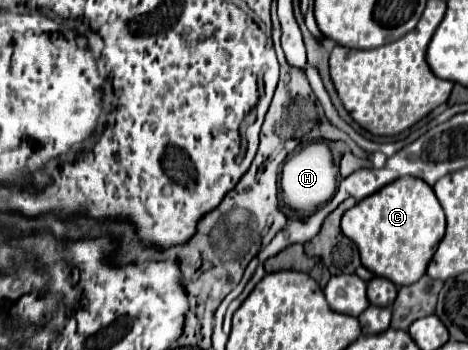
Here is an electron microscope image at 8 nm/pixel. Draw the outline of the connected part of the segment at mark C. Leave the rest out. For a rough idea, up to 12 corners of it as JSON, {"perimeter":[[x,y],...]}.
{"perimeter":[[401,177],[351,207],[341,229],[365,269],[403,287],[425,275],[445,213]]}

